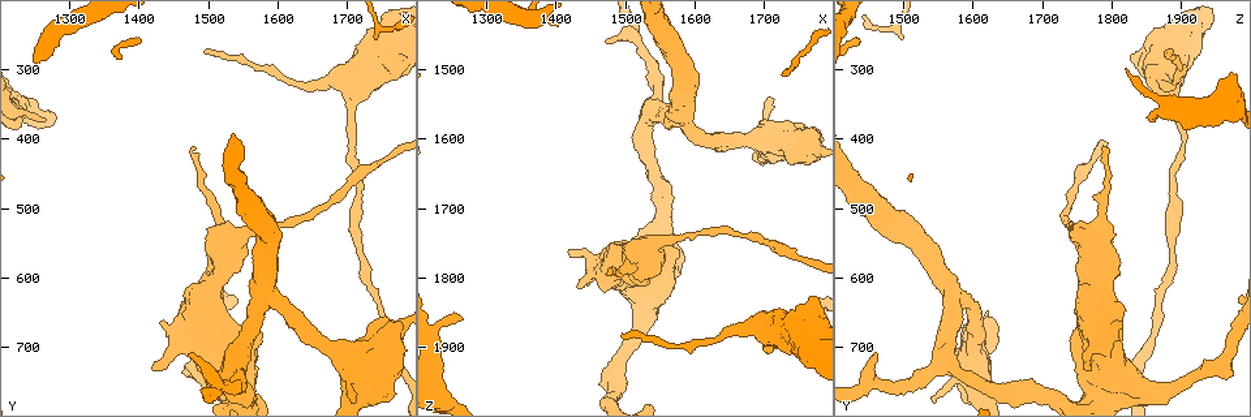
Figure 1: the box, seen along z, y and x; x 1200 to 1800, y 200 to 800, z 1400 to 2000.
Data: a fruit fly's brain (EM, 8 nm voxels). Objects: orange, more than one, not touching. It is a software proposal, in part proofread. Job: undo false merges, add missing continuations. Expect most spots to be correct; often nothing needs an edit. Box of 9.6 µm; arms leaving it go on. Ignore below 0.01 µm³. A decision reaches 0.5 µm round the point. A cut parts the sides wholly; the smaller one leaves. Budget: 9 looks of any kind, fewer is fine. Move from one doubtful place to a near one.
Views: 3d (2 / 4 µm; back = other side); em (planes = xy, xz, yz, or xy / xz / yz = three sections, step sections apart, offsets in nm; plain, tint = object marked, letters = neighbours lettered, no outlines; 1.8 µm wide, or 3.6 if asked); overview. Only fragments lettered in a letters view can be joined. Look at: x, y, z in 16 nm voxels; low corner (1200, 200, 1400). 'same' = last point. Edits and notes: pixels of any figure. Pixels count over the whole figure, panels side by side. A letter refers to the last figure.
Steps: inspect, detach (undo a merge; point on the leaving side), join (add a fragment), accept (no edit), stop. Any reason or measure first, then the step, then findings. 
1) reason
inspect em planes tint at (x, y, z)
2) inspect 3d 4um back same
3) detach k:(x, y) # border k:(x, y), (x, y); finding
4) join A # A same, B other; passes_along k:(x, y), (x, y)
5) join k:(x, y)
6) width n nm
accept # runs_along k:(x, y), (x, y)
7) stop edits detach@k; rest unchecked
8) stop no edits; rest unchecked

free end
inspect em planes plain at (1475, 410, 1785)

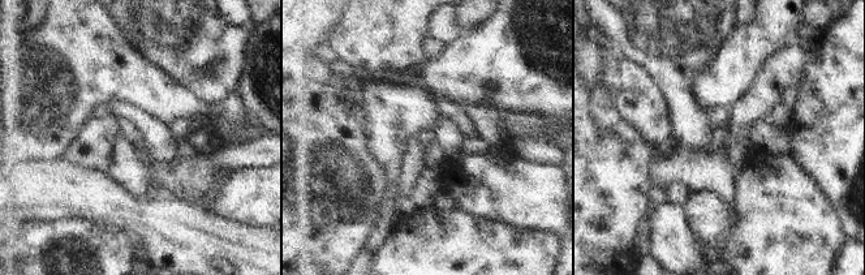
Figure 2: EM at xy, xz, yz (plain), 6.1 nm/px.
inspect em planes letters same

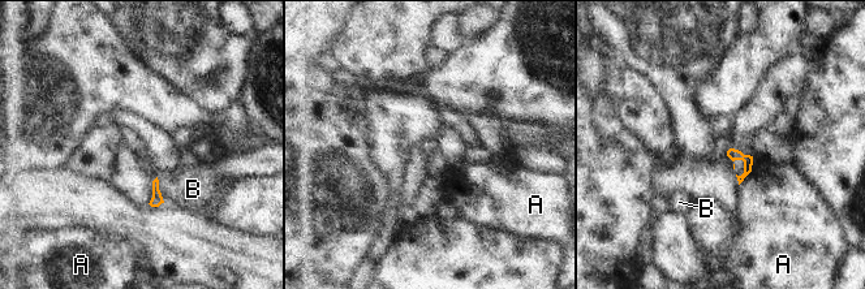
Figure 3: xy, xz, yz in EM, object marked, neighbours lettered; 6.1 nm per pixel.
accept # A other, B other; border 3:(156, 176), (159, 192), (164, 202); no lettered fragment goes on from it

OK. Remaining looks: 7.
free end
inspect em 3.6um planes letters at (1425, 665, 1815)

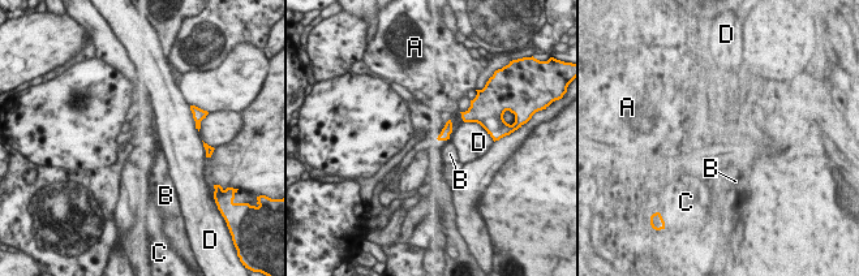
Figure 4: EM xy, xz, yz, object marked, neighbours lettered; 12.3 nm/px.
longest_contact D 110 nm
accept # A other, B other, C other, D other; border 4:(447, 138), (442, 141); no lettered fragment goes on from it

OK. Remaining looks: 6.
an open end
inspect em planes plain at (1265, 375, 1865)

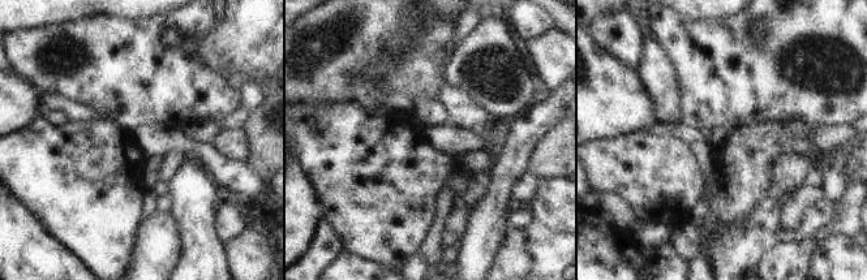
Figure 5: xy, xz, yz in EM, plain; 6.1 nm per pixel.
inspect em planes tint same

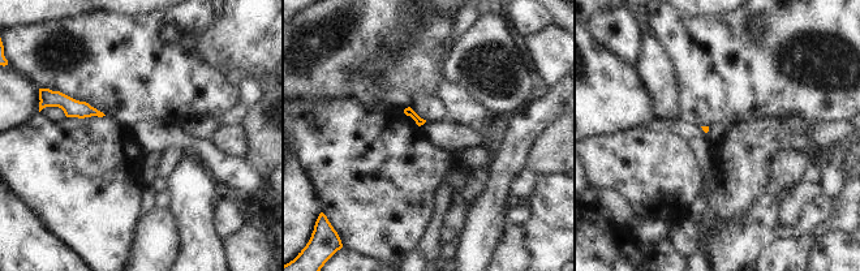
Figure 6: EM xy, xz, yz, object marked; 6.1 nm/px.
inspect em planes letters same

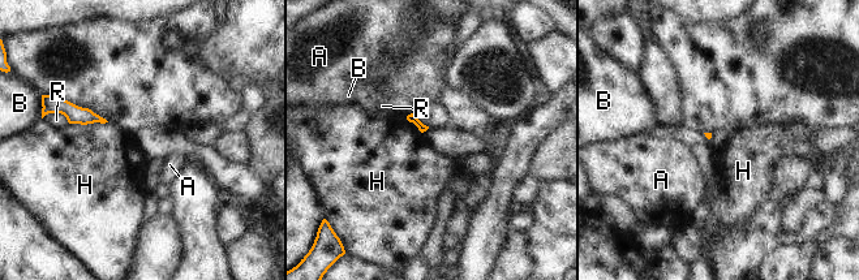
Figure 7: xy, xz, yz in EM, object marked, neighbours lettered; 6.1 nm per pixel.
accept # A other, B other, H other, R other; border 7:(108, 121), (69, 124); none of them fits

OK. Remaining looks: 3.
free end
inspect em planes letters at (1470, 715, 1465)

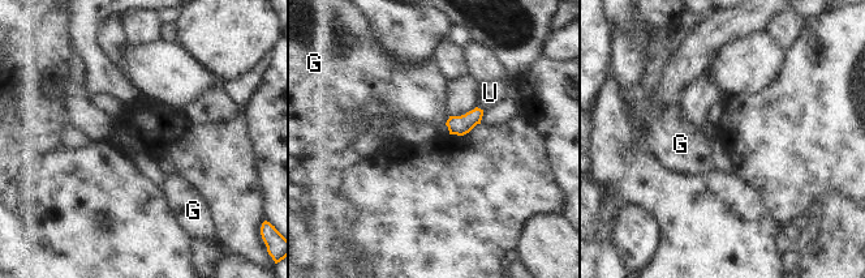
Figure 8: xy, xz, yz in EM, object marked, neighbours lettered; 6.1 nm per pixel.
accept # G other, U other; border 8:(450, 116), (444, 123); no lettered fragment goes on from it

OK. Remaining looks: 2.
stop no edits; rest unchecked

